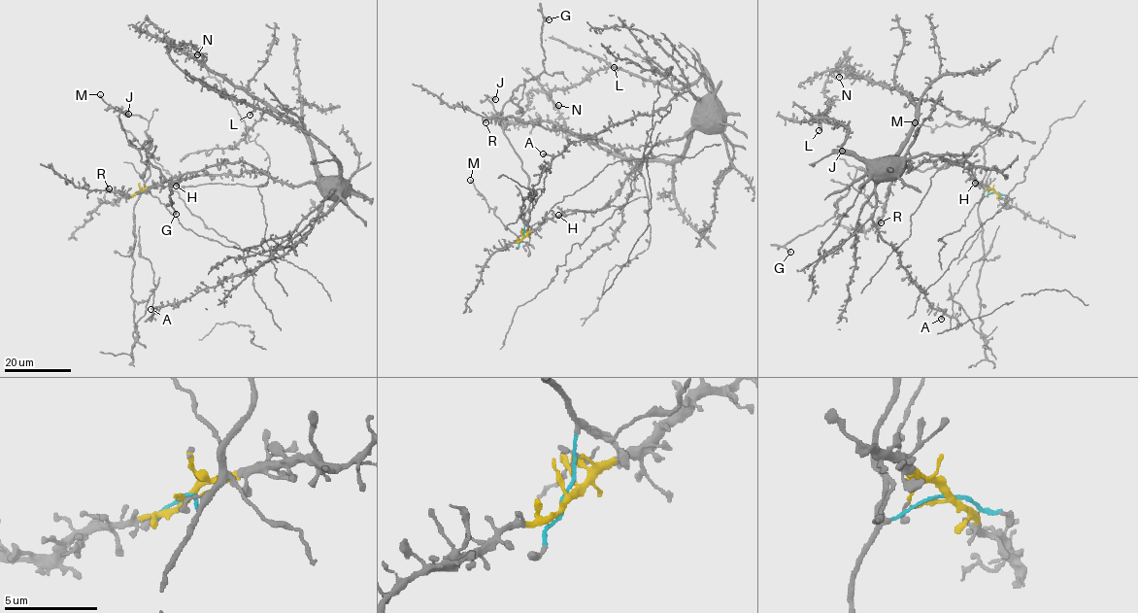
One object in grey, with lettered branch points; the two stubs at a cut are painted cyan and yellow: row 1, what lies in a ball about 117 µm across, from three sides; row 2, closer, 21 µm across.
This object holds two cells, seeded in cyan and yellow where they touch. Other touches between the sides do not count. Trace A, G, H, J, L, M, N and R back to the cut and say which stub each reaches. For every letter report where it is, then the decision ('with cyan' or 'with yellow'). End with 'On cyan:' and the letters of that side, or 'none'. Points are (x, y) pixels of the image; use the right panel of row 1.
A: (941, 319) | with yellow
G: (790, 252) | with cyan
H: (975, 183) | with yellow
J: (842, 151) | with cyan
L: (819, 130) | with yellow
M: (915, 122) | with cyan
N: (839, 77) | with yellow
R: (881, 222) | with yellow
On cyan: G, J, M

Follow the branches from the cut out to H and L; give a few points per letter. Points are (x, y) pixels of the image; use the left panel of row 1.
H: (138, 191), (168, 186), (178, 180), (176, 187)
L: (138, 191), (188, 177), (247, 170), (291, 185), (338, 176), (335, 155), (309, 135), (263, 110), (249, 115)

